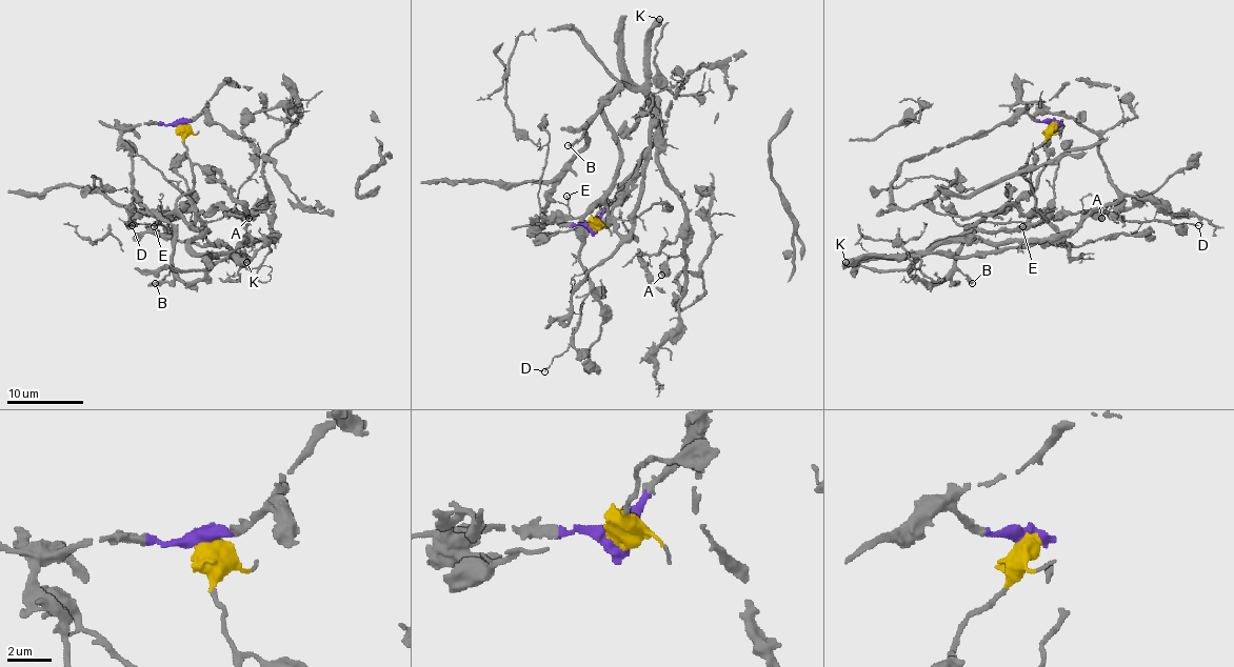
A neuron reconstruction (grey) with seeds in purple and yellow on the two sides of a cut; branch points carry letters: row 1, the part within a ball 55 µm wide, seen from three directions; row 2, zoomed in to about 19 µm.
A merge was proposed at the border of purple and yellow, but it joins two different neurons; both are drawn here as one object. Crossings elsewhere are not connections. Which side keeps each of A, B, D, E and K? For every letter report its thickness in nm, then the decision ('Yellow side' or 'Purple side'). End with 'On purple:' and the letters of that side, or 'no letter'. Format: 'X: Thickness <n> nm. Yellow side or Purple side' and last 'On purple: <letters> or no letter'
A: Thickness 650 nm. Yellow side
B: Thickness 240 nm. Purple side
D: Thickness 130 nm. Yellow side
E: Thickness 150 nm. Yellow side
K: Thickness 600 nm. Purple side
On purple: B, K

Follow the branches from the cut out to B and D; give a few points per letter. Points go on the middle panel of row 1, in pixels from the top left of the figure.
B: (593, 227), (535, 222), (544, 220), (549, 195), (561, 169), (586, 147), (586, 132), (568, 145)
D: (593, 227), (605, 199), (583, 220), (579, 264), (589, 292), (579, 327), (573, 343), (544, 371)

